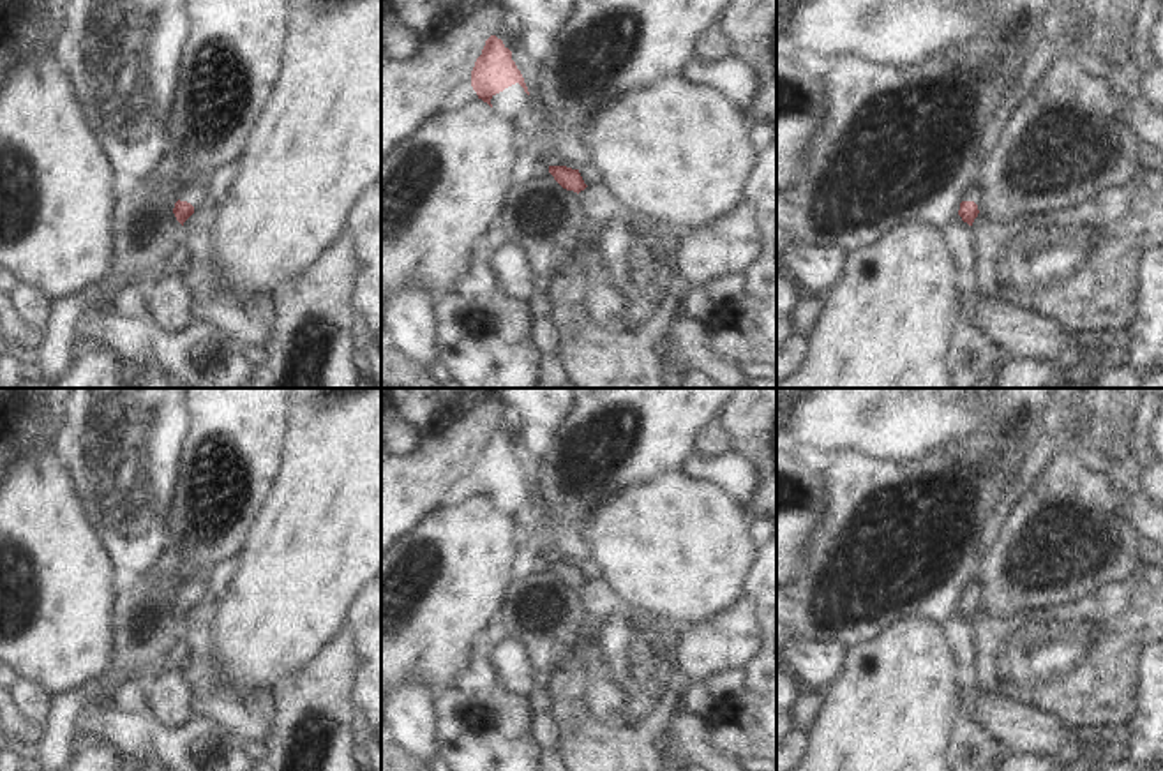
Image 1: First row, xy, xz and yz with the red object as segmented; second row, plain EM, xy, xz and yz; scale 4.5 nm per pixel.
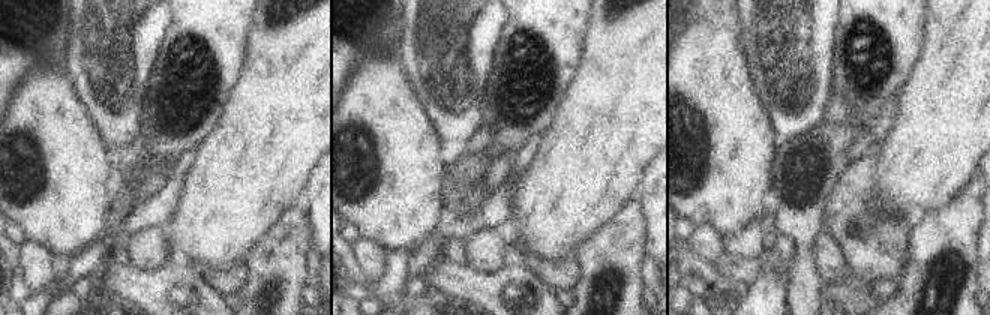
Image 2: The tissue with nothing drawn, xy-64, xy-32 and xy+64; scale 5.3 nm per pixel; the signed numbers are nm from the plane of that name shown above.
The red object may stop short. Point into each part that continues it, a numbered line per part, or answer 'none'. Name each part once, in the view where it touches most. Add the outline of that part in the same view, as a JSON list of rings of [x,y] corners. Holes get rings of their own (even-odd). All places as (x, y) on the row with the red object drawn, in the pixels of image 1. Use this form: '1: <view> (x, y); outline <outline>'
1: xz (436, 78); outline [[[491,0],[438,39],[420,42],[408,60],[381,55],[381,159],[431,116],[476,99],[471,71],[485,41],[501,30],[501,5]]]

